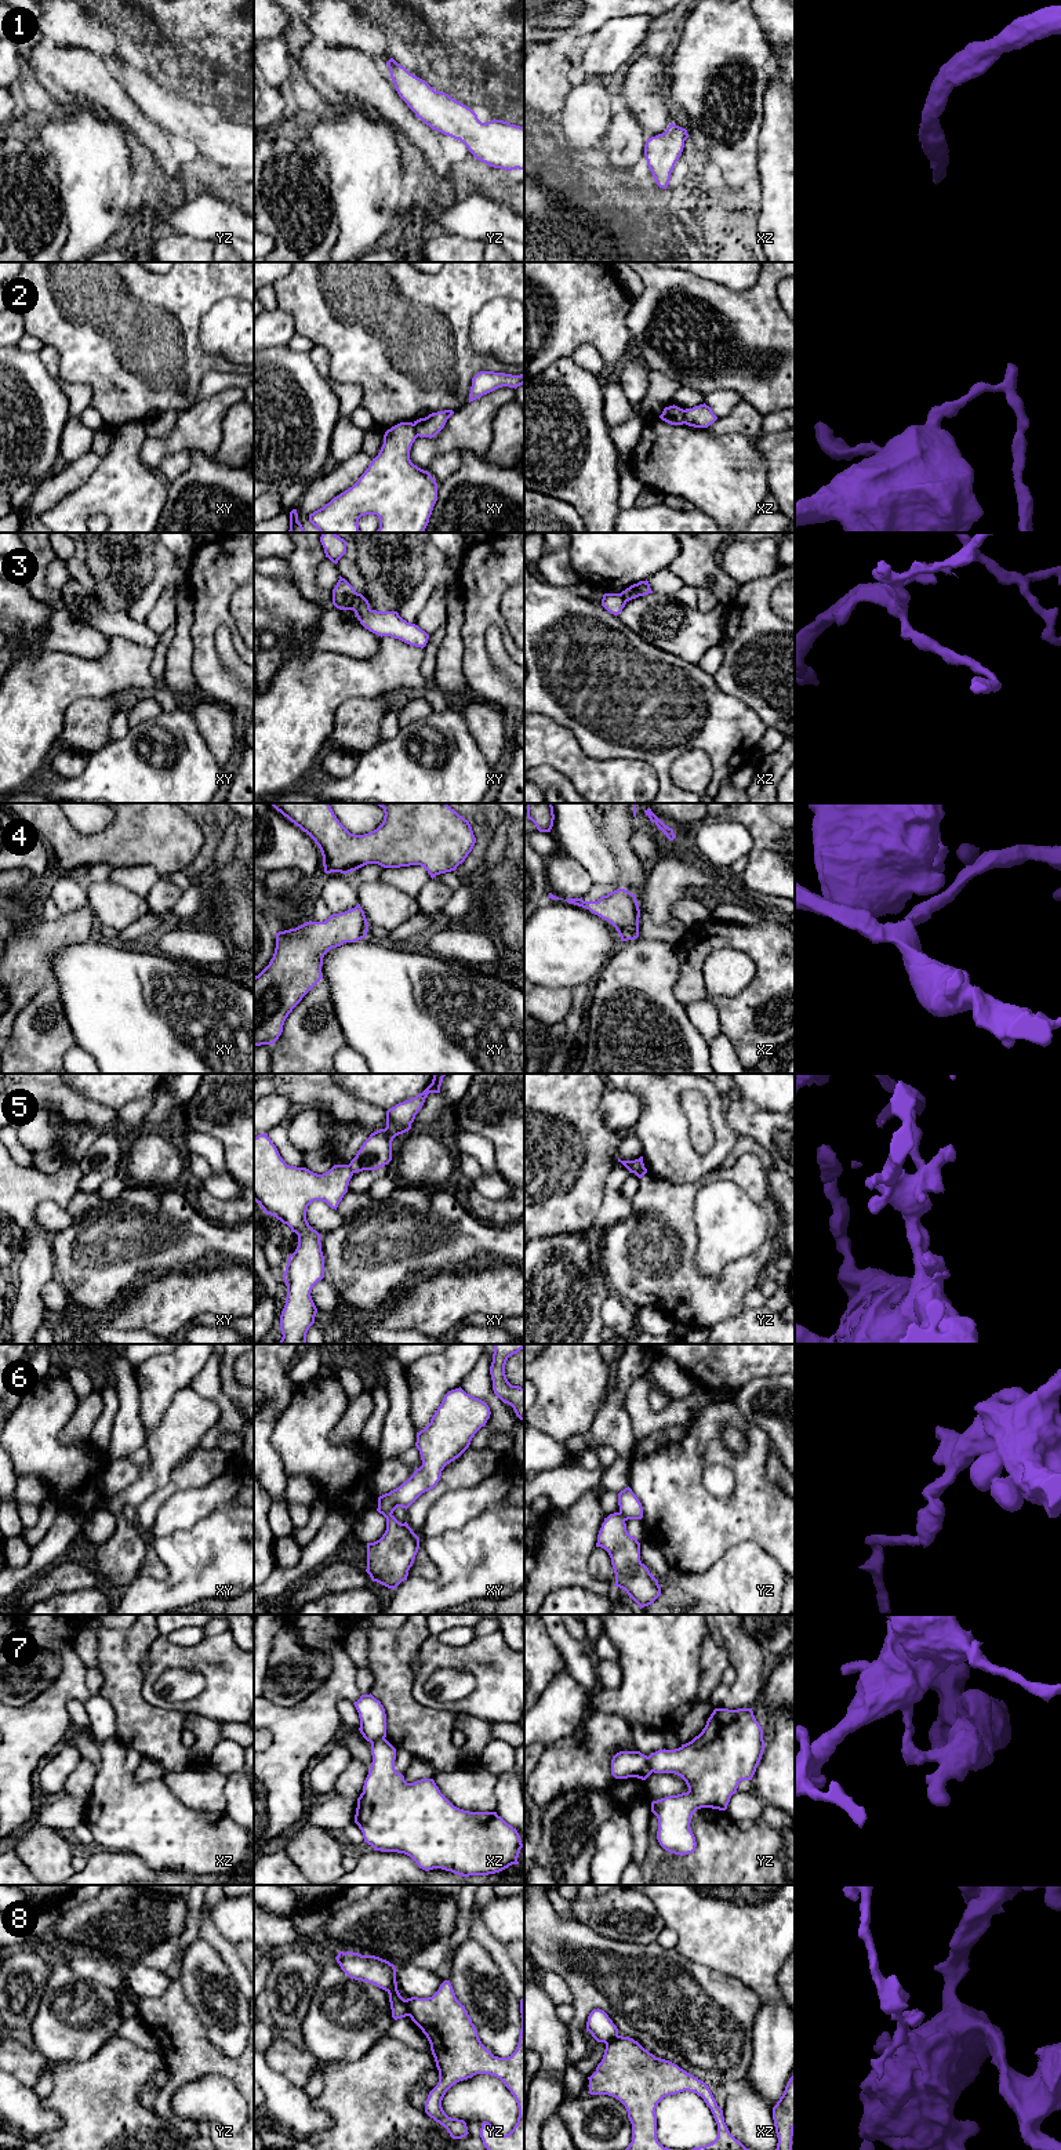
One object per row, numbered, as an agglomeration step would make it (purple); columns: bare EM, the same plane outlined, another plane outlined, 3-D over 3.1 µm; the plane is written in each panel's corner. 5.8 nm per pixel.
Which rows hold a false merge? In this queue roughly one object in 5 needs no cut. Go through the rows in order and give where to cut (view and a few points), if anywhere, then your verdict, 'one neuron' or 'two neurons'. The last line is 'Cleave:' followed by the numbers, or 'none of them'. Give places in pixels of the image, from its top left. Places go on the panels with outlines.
1: cut none; one neuron
2: cut xz (682, 410), (685, 422); two neurons
3: cut xy (359, 594), (351, 609); two neurons
4: cut none; one neuron
5: cut xy (348, 1165), (353, 1172); two neurons
6: cut yz (618, 1513), (625, 1520); two neurons
7: cut yz (647, 1757), (653, 1771); two neurons
8: cut yz (404, 2000), (409, 2015); two neurons
Cleave: 2, 3, 5, 6, 7, 8

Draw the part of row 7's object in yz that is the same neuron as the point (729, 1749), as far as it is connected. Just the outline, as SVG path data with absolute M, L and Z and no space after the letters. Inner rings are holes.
M715 1708L702 1732L675 1750L648 1755L654 1773L680 1776L687 1793L651 1802L658 1819L657 1840L675 1855L695 1851L690 1828L697 1809L726 1811L741 1780L752 1780L764 1751L763 1729L752 1708Z

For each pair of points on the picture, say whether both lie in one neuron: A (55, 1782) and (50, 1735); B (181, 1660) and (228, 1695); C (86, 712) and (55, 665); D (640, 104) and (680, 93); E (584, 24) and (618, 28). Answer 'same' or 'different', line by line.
A: different
B: same
C: different
D: different
E: different

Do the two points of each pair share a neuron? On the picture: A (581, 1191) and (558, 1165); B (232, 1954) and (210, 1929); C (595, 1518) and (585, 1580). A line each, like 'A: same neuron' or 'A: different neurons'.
A: same neuron
B: same neuron
C: same neuron

